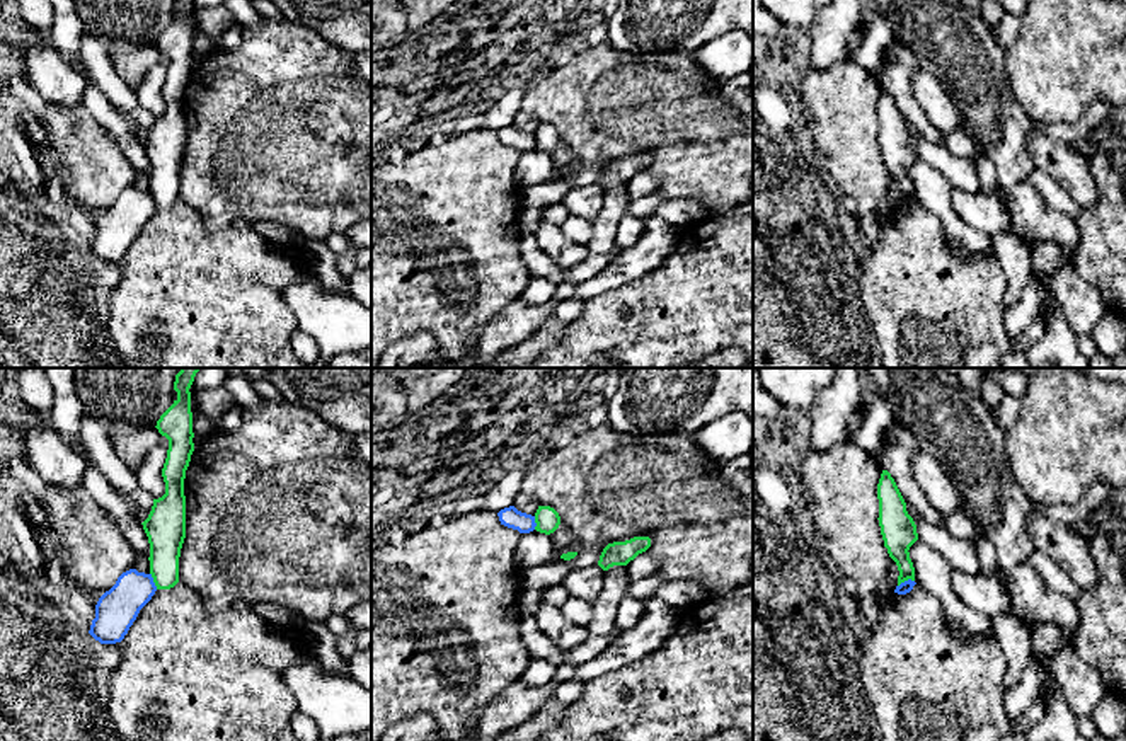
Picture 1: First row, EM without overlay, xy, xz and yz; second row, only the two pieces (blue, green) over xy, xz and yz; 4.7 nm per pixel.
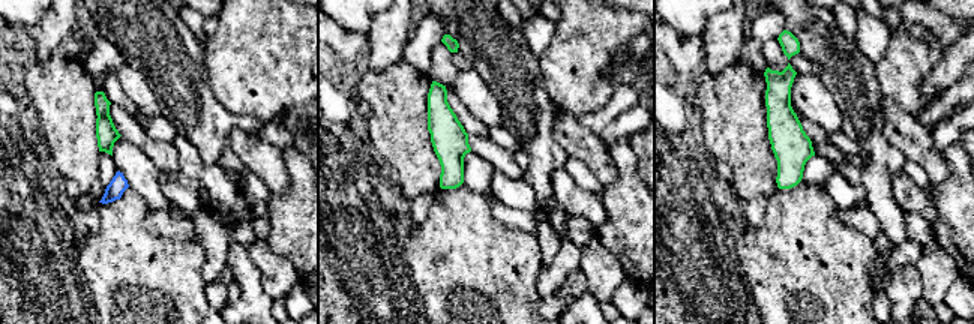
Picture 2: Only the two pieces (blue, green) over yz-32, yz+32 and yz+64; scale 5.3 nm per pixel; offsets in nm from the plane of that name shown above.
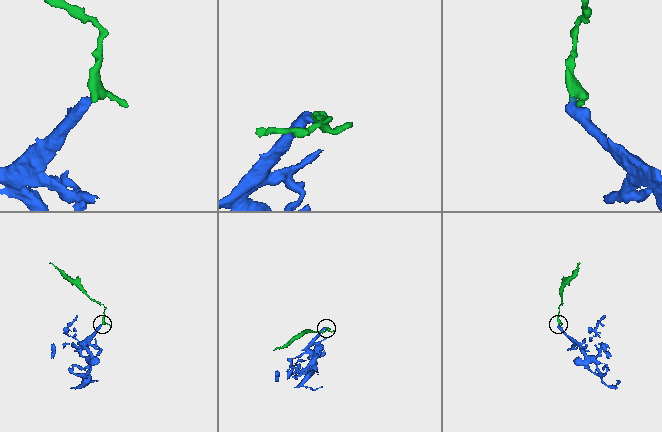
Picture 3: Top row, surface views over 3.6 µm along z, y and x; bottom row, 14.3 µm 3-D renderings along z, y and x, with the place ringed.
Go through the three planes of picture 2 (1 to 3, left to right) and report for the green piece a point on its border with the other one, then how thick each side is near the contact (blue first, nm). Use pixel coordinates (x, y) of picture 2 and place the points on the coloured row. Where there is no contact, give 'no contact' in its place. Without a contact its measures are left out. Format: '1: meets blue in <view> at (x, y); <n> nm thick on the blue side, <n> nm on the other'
1: no contact
2: no contact
3: no contact

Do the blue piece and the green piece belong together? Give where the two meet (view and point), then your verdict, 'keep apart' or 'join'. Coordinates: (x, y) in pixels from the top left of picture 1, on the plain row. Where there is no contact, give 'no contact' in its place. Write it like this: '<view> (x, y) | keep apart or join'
yz (905, 200) | keep apart

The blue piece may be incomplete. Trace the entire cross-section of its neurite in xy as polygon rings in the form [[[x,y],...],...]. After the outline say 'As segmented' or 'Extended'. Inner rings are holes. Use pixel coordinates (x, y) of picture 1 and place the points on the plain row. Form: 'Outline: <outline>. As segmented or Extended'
Outline: [[[136,187],[123,191],[116,203],[99,216],[89,252],[101,262],[121,261],[155,210],[152,192]]]. As segmented

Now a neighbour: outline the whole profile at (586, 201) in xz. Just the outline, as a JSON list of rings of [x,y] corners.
[[[595,182],[572,187],[564,198],[562,206],[574,216],[595,220],[603,210],[605,189]]]

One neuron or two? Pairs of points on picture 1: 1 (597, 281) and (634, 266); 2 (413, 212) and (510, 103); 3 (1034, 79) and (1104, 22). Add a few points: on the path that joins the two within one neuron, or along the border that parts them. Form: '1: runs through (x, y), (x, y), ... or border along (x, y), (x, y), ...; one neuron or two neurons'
1: runs through (605, 280), (626, 266); one neuron
2: border along (488, 128), (496, 132); two neurons
3: runs through (1051, 70), (1087, 40); one neuron

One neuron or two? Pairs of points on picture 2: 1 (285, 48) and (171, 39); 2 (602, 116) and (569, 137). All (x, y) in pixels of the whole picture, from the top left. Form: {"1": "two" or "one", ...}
{"1": "two", "2": "two"}

